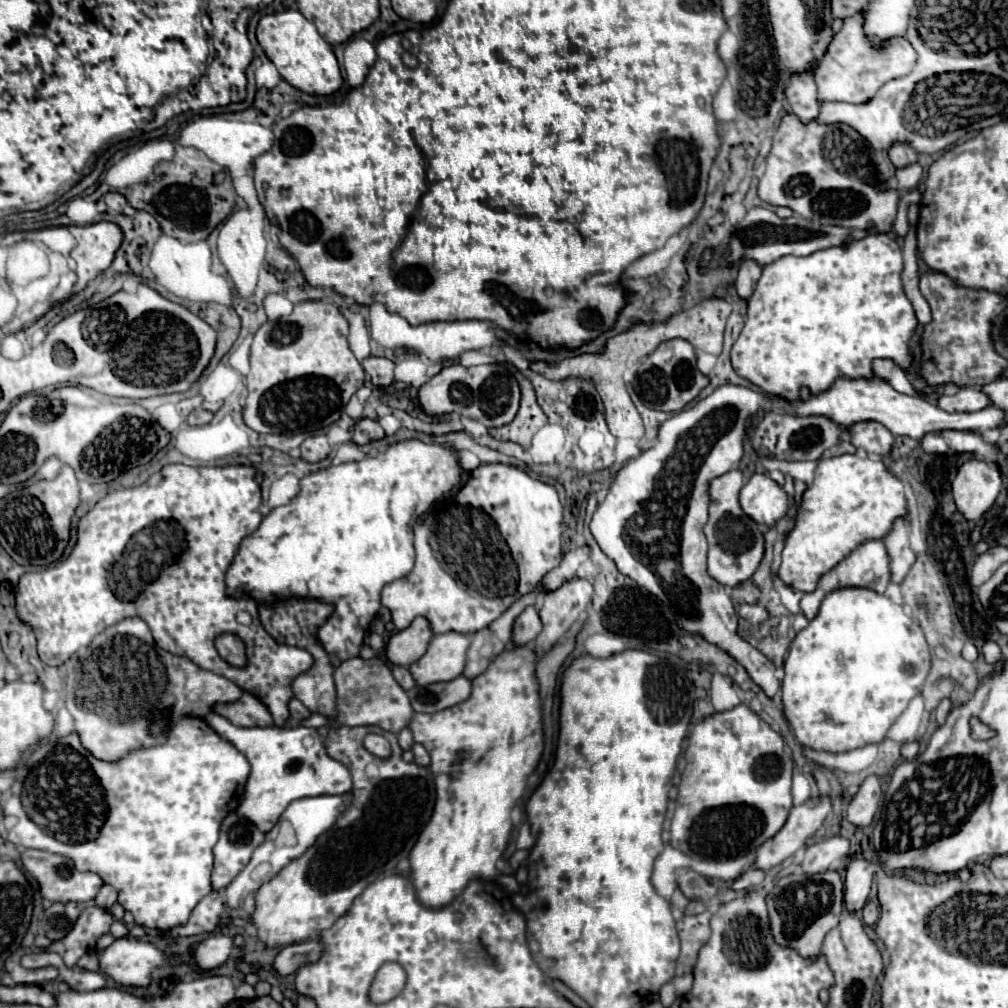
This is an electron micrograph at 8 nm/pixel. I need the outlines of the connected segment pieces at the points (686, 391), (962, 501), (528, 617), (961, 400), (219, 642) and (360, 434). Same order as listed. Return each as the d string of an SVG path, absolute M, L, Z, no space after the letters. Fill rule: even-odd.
M668 340L662 342L640 366L634 392L640 396L642 404L652 410L678 412L688 402L692 402L702 388L708 386L708 376L704 376L696 366L696 352L686 340Z
M982 460L964 462L952 482L954 502L964 518L972 522L978 522L996 504L1000 492L1002 478L998 468Z
M528 606L520 618L516 618L514 626L514 644L530 644L536 640L536 636L542 632L542 620L534 606Z
M960 388L954 396L942 396L938 408L946 412L976 412L990 406L990 398L980 388Z
M222 634L216 638L216 650L218 654L232 666L244 666L246 664L246 652L244 642L234 634Z
M362 418L352 426L352 442L356 444L368 444L370 440L378 440L378 438L384 438L384 430L376 420Z

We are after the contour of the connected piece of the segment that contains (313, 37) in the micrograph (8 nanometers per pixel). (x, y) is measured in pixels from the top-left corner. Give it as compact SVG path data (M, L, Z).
M298 10L262 16L262 20L258 22L256 36L266 56L276 64L280 76L294 88L308 94L332 94L342 86L342 76L332 46L318 34L316 26L308 22Z

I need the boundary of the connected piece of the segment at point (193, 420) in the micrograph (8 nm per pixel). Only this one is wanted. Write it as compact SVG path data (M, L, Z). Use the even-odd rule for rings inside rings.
M192 410L188 414L188 424L192 426L202 426L202 424L208 424L212 420L212 412L206 412L206 410Z

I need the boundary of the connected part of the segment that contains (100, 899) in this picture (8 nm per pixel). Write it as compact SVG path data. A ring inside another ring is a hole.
M104 884L102 888L100 888L100 892L98 892L98 896L94 898L94 904L98 906L98 908L102 908L102 910L108 910L114 902L116 902L116 890L112 888L112 886L108 886L108 884Z

